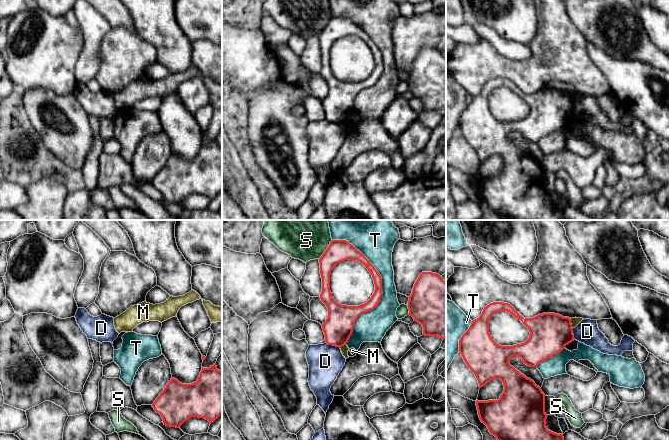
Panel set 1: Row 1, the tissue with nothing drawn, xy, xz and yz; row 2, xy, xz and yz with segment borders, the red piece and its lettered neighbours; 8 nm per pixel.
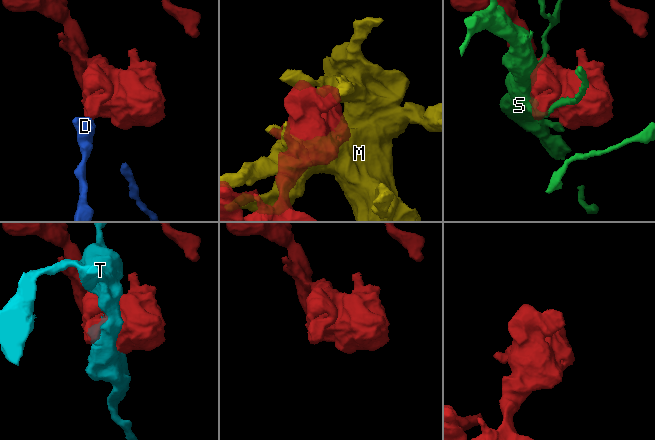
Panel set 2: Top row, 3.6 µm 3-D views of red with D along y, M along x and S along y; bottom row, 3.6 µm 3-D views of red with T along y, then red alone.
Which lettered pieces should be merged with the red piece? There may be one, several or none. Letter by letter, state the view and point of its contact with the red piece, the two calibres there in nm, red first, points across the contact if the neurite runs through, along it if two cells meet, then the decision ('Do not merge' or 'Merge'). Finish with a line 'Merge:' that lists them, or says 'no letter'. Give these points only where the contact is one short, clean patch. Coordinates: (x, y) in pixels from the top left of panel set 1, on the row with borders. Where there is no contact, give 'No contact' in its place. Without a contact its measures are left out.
D: Touches red at xz (333, 345). Thickness 240 nm (red) against 280 nm. Boundary: xz (326, 342), (339, 347). Do not merge
M: Touches red at yz (570, 323). Thickness 320 nm (red) against 70 nm. Do not merge
S: Touches red at xz (326, 249). Thickness 180 nm (red) against 440 nm. Do not merge
T: Touches red at xz (381, 287). Thickness 80 nm (red) against 200 nm. Do not merge
Merge: no letter

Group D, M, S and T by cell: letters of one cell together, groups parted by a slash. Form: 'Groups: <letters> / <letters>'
Groups: D / M / S / T

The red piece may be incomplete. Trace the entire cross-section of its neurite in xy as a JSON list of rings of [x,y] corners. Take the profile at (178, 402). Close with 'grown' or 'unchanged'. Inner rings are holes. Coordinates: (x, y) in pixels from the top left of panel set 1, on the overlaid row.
[[[216,363],[203,368],[196,382],[182,384],[171,378],[152,404],[166,426],[179,428],[192,417],[213,423],[222,413],[222,371]]]; unchanged

